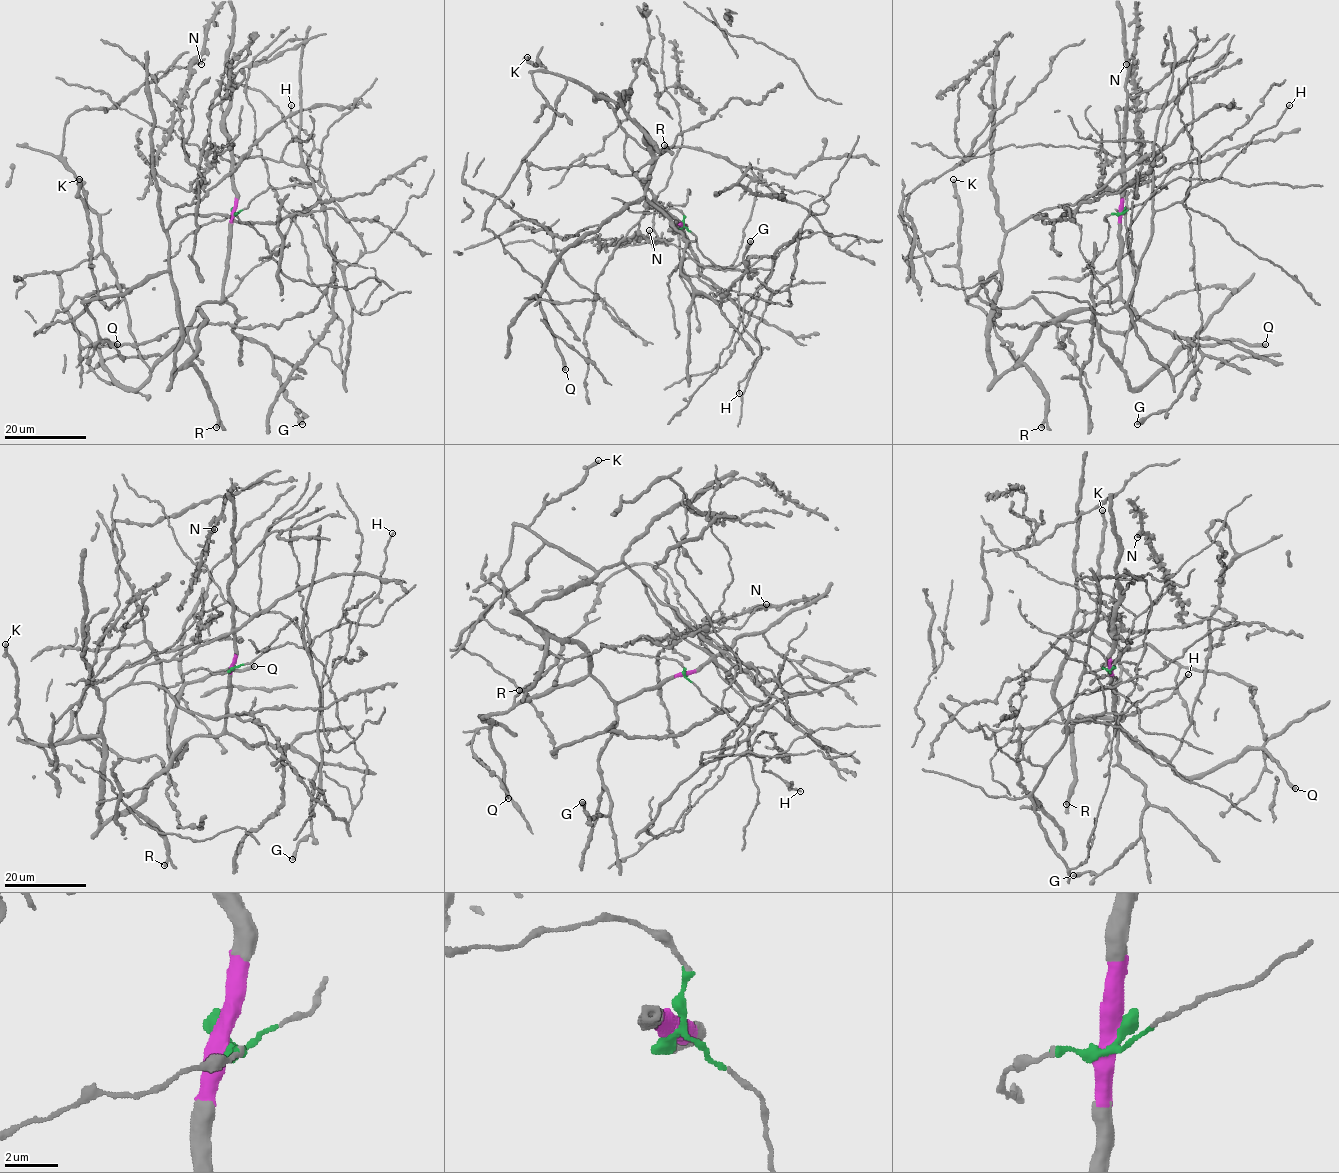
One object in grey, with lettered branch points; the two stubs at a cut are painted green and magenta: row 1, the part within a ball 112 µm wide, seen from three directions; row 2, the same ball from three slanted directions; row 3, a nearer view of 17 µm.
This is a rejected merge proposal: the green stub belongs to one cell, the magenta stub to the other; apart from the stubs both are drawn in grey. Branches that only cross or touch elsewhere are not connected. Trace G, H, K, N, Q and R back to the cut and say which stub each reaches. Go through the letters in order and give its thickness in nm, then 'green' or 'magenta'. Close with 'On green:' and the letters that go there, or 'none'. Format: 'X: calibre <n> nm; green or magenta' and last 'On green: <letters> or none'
G: calibre 440 nm; magenta
H: calibre 190 nm; green
K: calibre 400 nm; magenta
N: calibre 240 nm; green
Q: calibre 440 nm; magenta
R: calibre 440 nm; magenta
On green: H, N

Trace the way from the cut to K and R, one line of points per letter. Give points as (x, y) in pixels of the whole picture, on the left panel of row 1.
K: (233, 210), (228, 173), (201, 199), (176, 208), (167, 270), (100, 297), (80, 180)
R: (233, 210), (223, 295), (198, 308), (205, 323), (190, 360), (208, 389), (216, 427)

